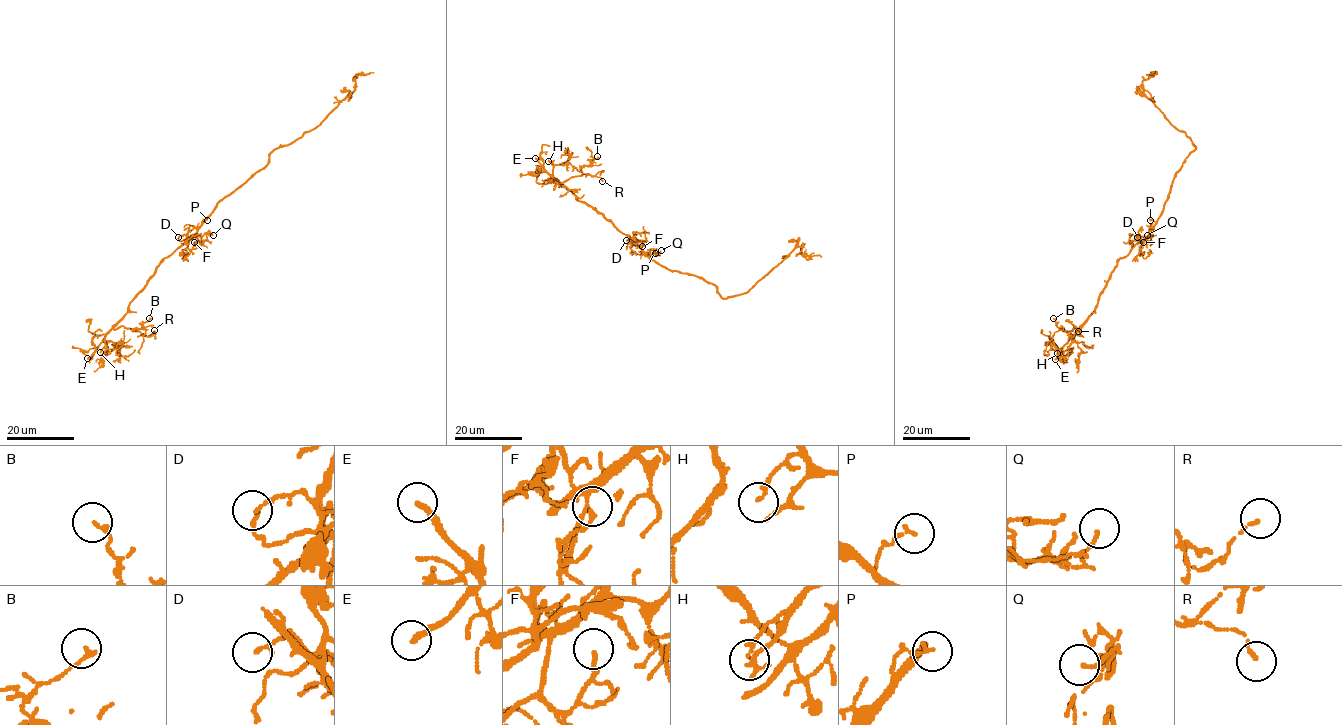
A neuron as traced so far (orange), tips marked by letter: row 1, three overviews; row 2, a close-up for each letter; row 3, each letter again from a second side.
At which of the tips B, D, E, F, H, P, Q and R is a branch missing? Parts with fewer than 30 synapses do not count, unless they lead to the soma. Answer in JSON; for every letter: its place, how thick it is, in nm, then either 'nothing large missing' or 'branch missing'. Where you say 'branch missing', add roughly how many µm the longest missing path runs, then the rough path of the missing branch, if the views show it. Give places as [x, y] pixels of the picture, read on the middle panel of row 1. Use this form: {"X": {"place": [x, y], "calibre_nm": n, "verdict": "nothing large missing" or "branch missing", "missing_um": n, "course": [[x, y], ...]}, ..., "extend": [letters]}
{"B": {"place": [597, 156], "calibre_nm": 180, "verdict": "nothing large missing"}, "D": {"place": [626, 240], "calibre_nm": 150, "verdict": "nothing large missing"}, "E": {"place": [535, 158], "calibre_nm": 220, "verdict": "branch missing", "missing_um": 45, "course": [[535, 158], [524, 146], [508, 140], [497, 128], [493, 92], [501, 78], [500, 86]]}, "F": {"place": [642, 246], "calibre_nm": 160, "verdict": "nothing large missing"}, "H": {"place": [548, 161], "calibre_nm": 150, "verdict": "nothing large missing"}, "P": {"place": [655, 253], "calibre_nm": 140, "verdict": "nothing large missing"}, "Q": {"place": [661, 250], "calibre_nm": 130, "verdict": "nothing large missing"}, "R": {"place": [602, 181], "calibre_nm": 120, "verdict": "nothing large missing"}, "extend": ["E"]}

